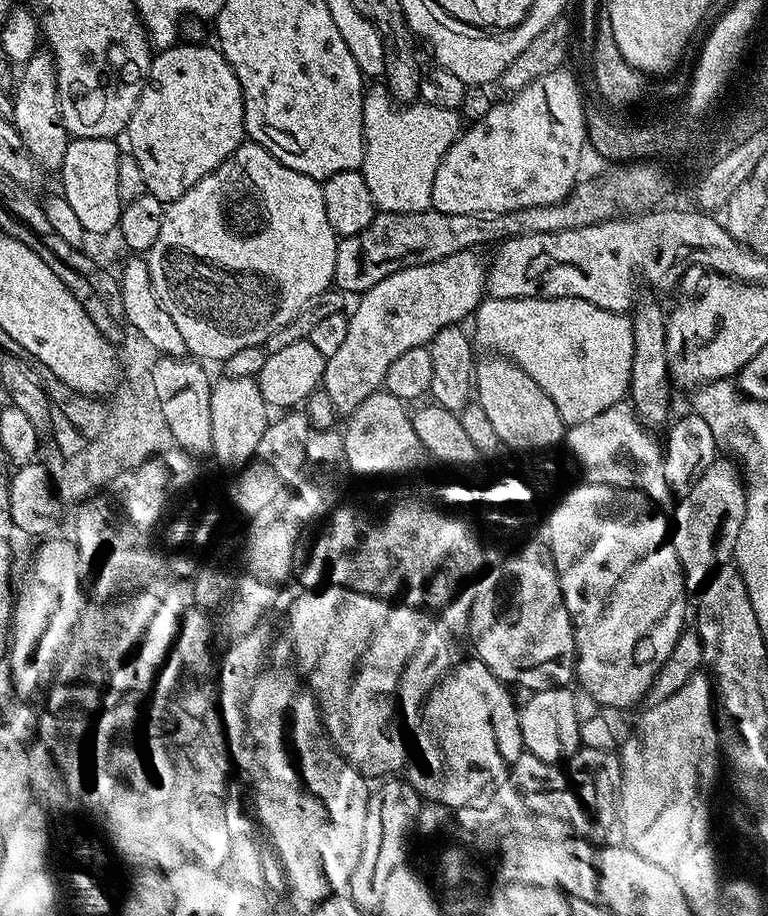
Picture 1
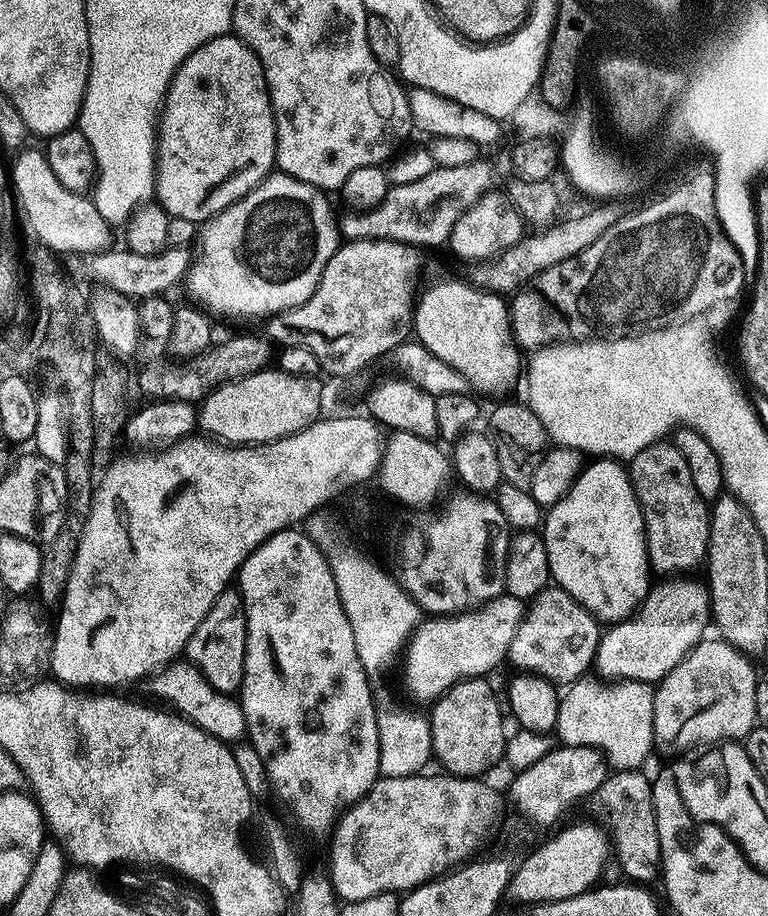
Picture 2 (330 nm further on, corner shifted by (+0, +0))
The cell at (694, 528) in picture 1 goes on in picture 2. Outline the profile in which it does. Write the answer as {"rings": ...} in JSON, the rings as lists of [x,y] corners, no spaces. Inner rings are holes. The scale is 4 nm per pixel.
{"rings":[[[668,578],[651,589],[640,607],[626,620],[618,620],[601,635],[600,645],[594,661],[595,671],[600,671],[605,681],[636,681],[655,685],[663,680],[682,658],[688,656],[688,651],[701,640],[705,639],[707,628],[710,628],[710,601],[708,589],[703,583],[692,578]]]}

